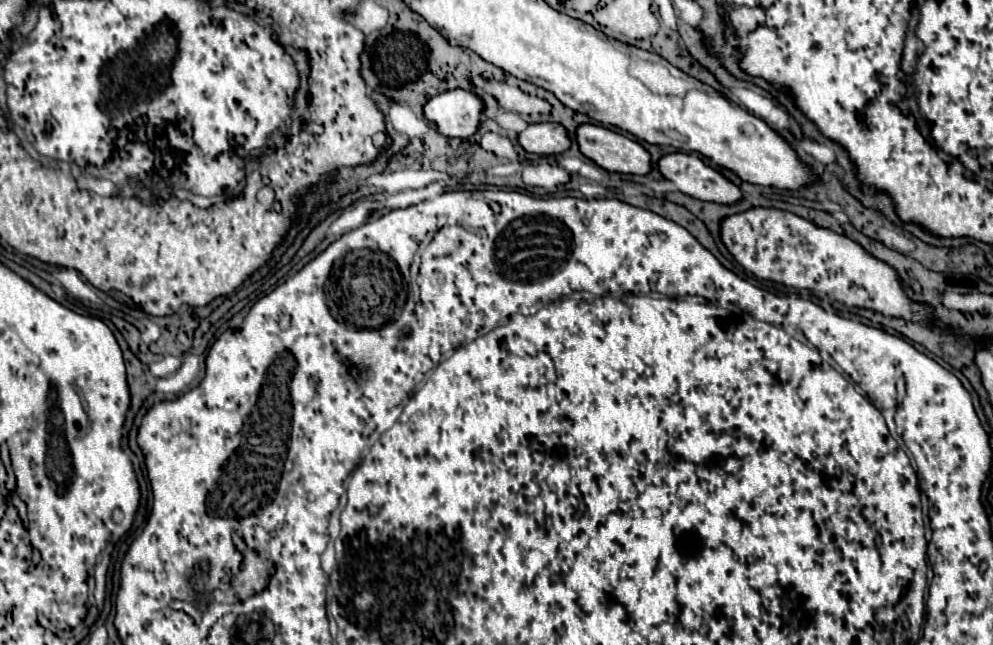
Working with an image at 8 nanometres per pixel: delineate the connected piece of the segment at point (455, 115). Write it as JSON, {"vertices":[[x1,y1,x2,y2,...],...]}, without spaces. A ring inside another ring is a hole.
{"vertices":[[452,90,430,98,424,104,424,118,446,138,470,138,478,124,482,100,466,90]]}

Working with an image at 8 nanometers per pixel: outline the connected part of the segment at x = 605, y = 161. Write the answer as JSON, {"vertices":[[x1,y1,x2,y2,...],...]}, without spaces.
{"vertices":[[580,124,576,130,580,152,608,172,648,174,650,154,636,140,596,124]]}

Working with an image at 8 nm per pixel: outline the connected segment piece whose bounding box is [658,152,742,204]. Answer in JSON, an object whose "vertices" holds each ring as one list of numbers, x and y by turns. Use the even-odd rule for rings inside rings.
{"vertices":[[666,154,658,160,658,170,686,196,718,204,734,204,742,198,738,186,728,182,714,168,706,166,696,154]]}

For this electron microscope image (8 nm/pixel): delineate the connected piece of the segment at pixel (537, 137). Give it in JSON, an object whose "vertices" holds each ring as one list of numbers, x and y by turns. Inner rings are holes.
{"vertices":[[530,124,518,132,518,144,532,154,560,154,570,148,566,130,560,124]]}

